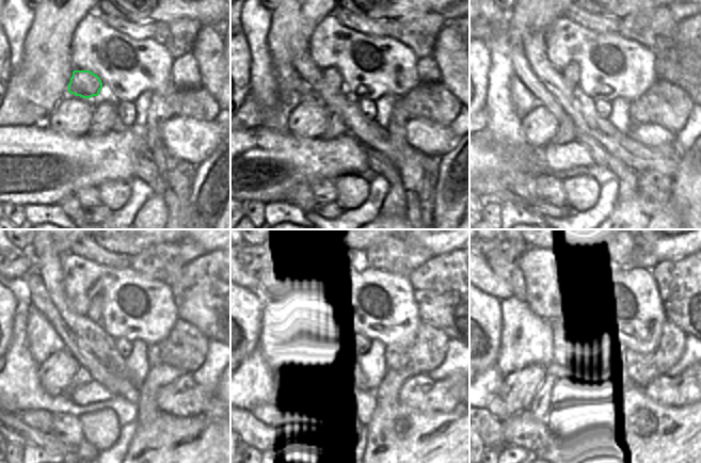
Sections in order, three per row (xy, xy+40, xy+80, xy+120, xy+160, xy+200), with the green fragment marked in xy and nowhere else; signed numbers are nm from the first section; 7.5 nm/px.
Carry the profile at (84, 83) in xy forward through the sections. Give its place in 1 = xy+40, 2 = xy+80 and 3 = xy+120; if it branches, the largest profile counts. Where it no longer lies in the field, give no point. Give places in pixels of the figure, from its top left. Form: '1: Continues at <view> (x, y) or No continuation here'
1: Continues at xy+40 (333, 78)
2: Continues at xy+80 (572, 72)
3: Continues at xy+120 (96, 306)

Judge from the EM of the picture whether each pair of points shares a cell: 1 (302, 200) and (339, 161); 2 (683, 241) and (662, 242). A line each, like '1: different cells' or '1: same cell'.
1: different cells
2: same cell

